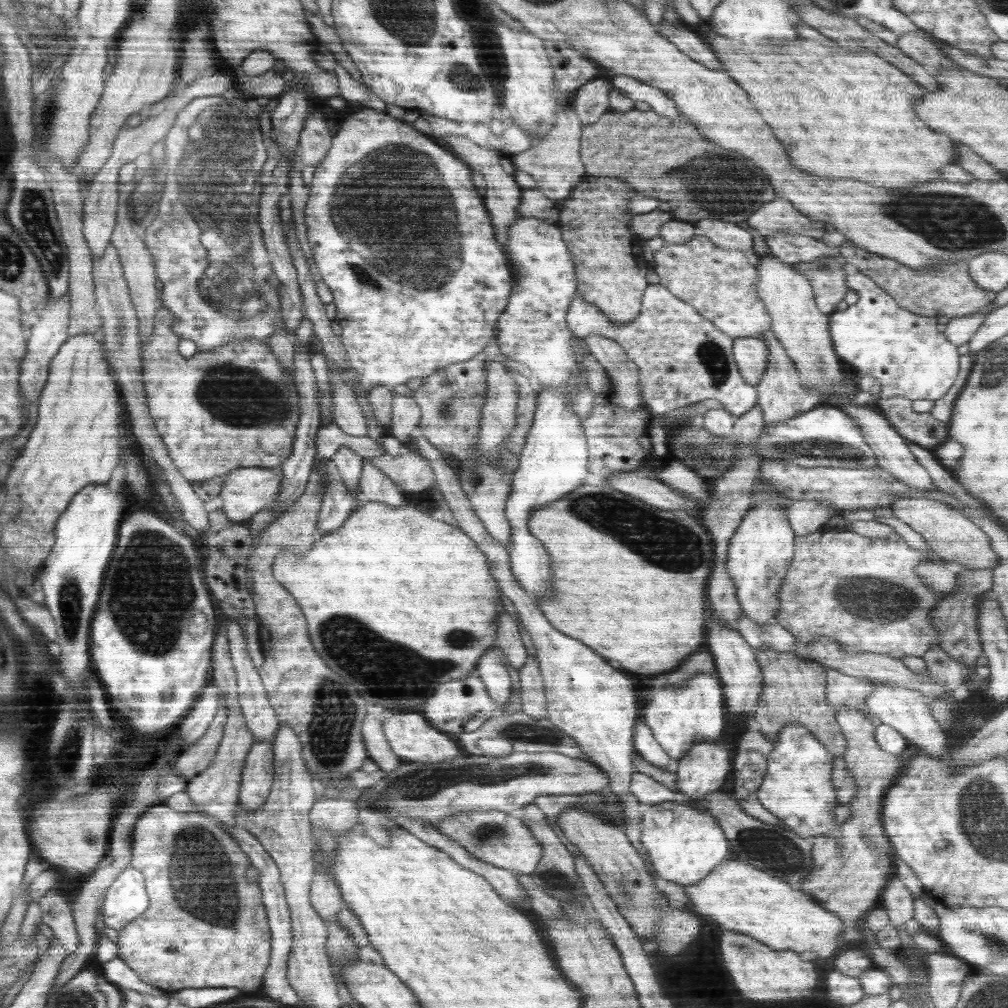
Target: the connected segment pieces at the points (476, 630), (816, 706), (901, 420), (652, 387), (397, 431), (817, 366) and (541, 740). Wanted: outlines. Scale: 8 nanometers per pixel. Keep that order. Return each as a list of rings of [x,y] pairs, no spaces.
[[[365,501],[336,529],[322,535],[314,541],[309,551],[297,555],[292,551],[282,551],[273,566],[273,577],[294,594],[294,599],[302,602],[302,610],[310,618],[310,638],[314,638],[314,650],[326,658],[326,666],[334,670],[342,680],[352,684],[362,696],[430,696],[438,685],[445,682],[464,679],[476,669],[483,654],[496,646],[498,620],[500,612],[504,612],[501,600],[501,590],[492,578],[486,555],[478,550],[476,543],[458,526],[448,525],[442,520],[436,520],[430,511],[424,511],[414,504],[390,506],[381,502]]]
[[[770,647],[753,650],[756,652],[756,663],[760,667],[763,680],[761,697],[753,714],[754,726],[774,744],[781,728],[788,723],[804,725],[806,730],[833,754],[833,760],[836,755],[843,757],[846,742],[835,719],[837,710],[826,700],[826,668],[816,662],[798,658],[796,650],[780,652]]]
[[[908,398],[882,399],[878,404],[890,424],[906,441],[919,444],[932,452],[950,438],[949,422],[937,421],[927,412],[916,412],[913,401]]]
[[[654,278],[644,294],[644,304],[640,314],[633,321],[623,325],[611,323],[609,318],[596,307],[588,304],[583,298],[576,296],[568,310],[565,321],[572,330],[573,337],[586,338],[589,334],[599,334],[612,339],[621,345],[629,359],[639,368],[639,389],[644,398],[644,404],[654,415],[664,415],[671,410],[692,405],[694,400],[713,400],[724,407],[735,418],[747,413],[757,405],[757,390],[748,384],[739,373],[733,357],[733,340],[731,336],[718,330],[712,322],[700,314],[690,303],[684,302],[672,294]]]
[[[394,396],[391,404],[392,417],[389,436],[394,436],[402,445],[413,445],[413,435],[418,431],[421,410],[415,398],[410,396]]]
[[[773,255],[759,258],[758,294],[770,315],[771,329],[798,369],[802,384],[818,394],[818,406],[837,407],[833,386],[841,381],[842,359],[835,353],[829,333],[829,318],[815,303],[813,286],[794,265],[784,264]]]
[[[520,710],[514,714],[490,717],[478,730],[454,736],[462,750],[468,755],[508,756],[513,752],[557,752],[572,758],[585,758],[583,750],[570,738],[563,734],[561,728],[552,724],[547,717],[535,719]]]

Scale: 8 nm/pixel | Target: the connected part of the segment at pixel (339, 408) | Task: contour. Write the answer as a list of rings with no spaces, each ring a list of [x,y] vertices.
[[[341,372],[331,378],[334,387],[333,408],[335,409],[335,424],[346,434],[352,436],[367,436],[367,424],[357,398],[341,377]]]

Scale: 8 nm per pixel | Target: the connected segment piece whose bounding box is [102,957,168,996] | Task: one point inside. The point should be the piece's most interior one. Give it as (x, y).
(117, 972)

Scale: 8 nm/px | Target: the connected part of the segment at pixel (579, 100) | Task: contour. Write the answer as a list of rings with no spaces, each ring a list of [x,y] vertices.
[[[607,78],[594,79],[587,82],[582,90],[573,97],[576,114],[581,122],[581,130],[590,124],[594,124],[602,114],[609,109],[608,98],[611,83]]]

